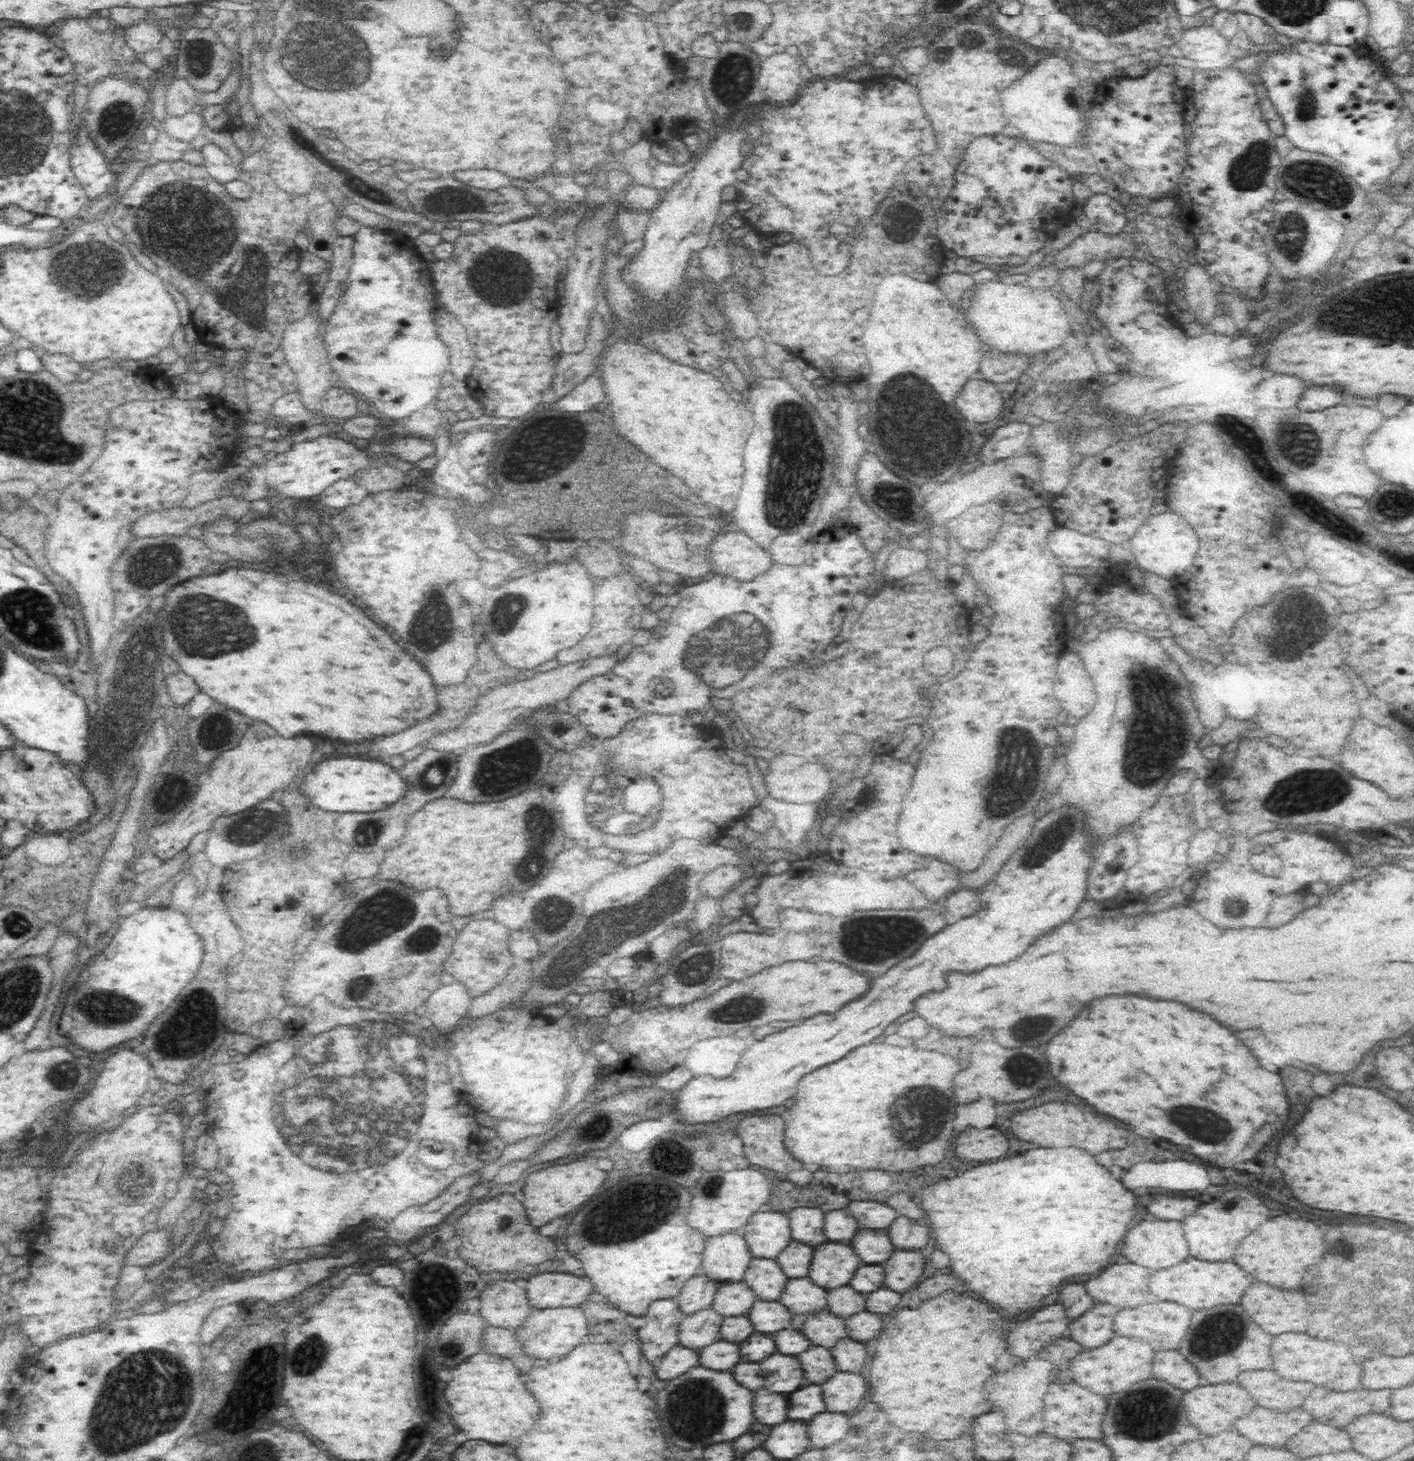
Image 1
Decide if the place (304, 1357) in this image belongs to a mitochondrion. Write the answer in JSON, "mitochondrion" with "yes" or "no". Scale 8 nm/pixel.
{"mitochondrion":"yes"}

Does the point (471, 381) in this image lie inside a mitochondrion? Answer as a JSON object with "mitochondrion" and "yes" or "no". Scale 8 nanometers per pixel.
{"mitochondrion":"no"}

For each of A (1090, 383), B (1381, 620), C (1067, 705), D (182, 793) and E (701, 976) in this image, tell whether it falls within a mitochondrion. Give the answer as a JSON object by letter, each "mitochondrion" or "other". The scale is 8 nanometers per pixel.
{"A":"other","B":"other","C":"other","D":"other","E":"mitochondrion"}

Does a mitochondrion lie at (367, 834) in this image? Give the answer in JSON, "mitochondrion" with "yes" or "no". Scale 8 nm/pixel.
{"mitochondrion":"yes"}

